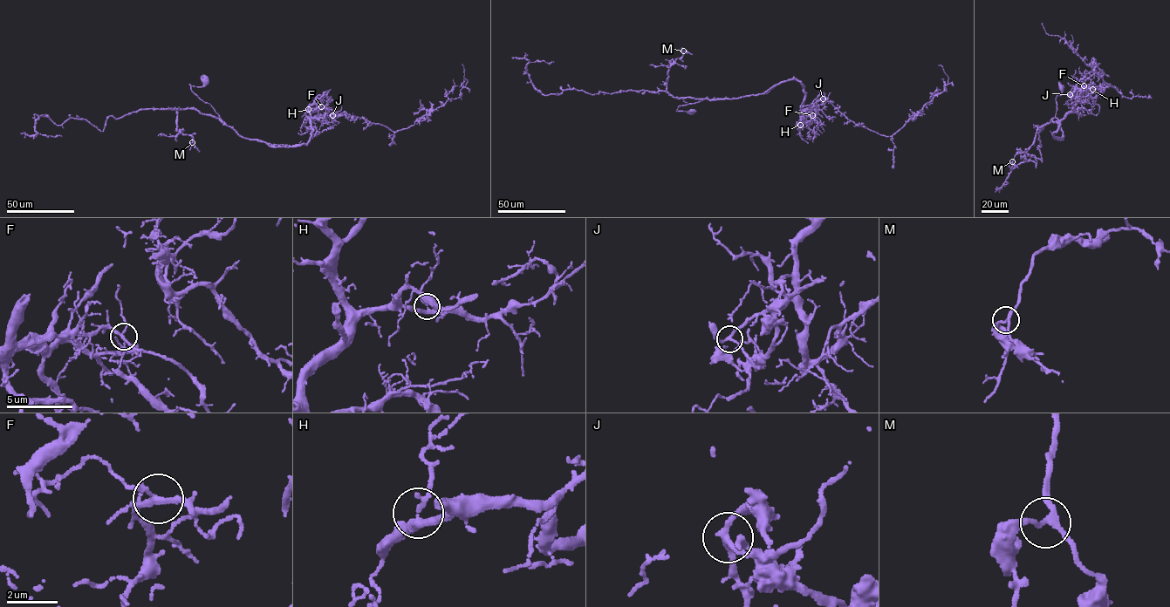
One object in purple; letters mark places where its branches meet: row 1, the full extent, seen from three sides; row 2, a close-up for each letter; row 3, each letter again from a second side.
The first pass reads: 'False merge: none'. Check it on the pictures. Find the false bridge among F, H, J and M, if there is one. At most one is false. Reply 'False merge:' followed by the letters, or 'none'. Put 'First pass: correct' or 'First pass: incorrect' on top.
First pass: incorrect
False merge: J

